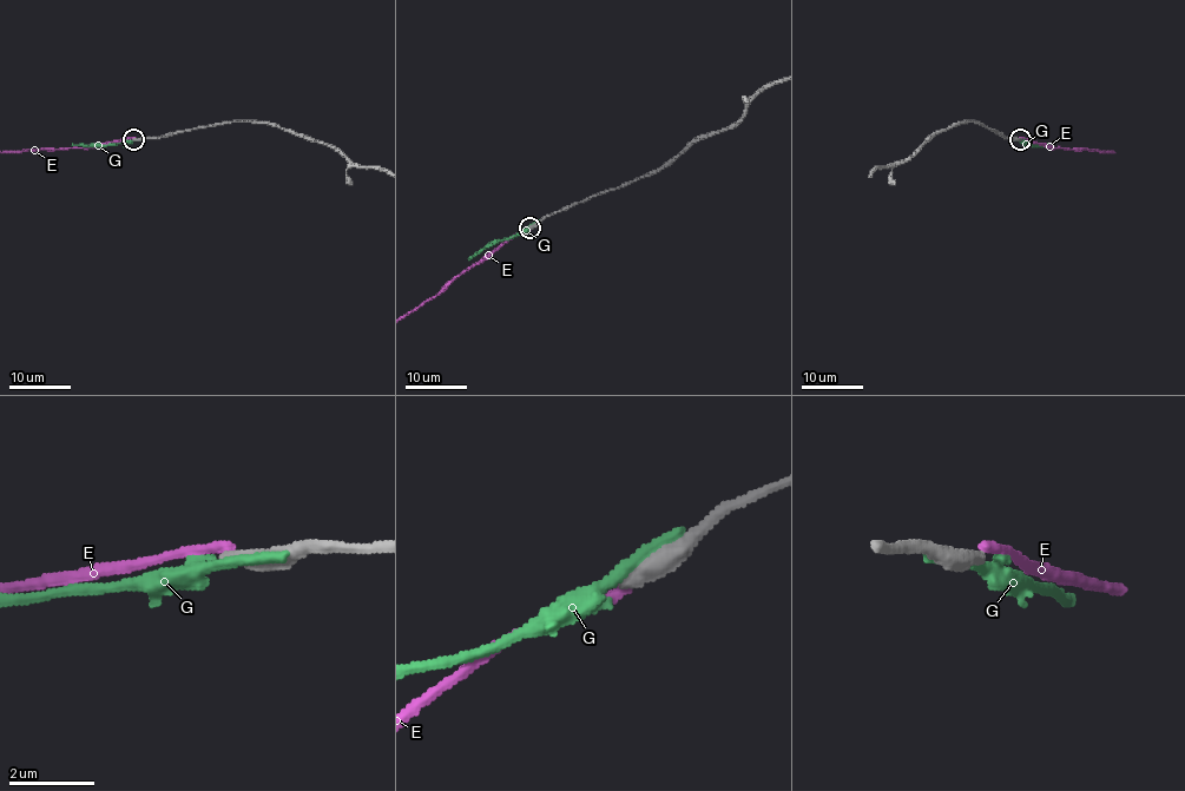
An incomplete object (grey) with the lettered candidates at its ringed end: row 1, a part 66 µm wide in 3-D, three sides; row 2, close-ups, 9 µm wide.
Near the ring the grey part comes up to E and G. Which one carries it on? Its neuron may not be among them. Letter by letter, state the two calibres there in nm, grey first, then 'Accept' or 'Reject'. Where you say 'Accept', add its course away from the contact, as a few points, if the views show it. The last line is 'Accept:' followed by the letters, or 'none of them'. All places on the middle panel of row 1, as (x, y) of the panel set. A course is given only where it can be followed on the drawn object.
E: Thickness 420 nm (grey) against 240 nm. Reject
G: Thickness 600 nm (grey) against 340 nm. Reject
Accept: none of them

